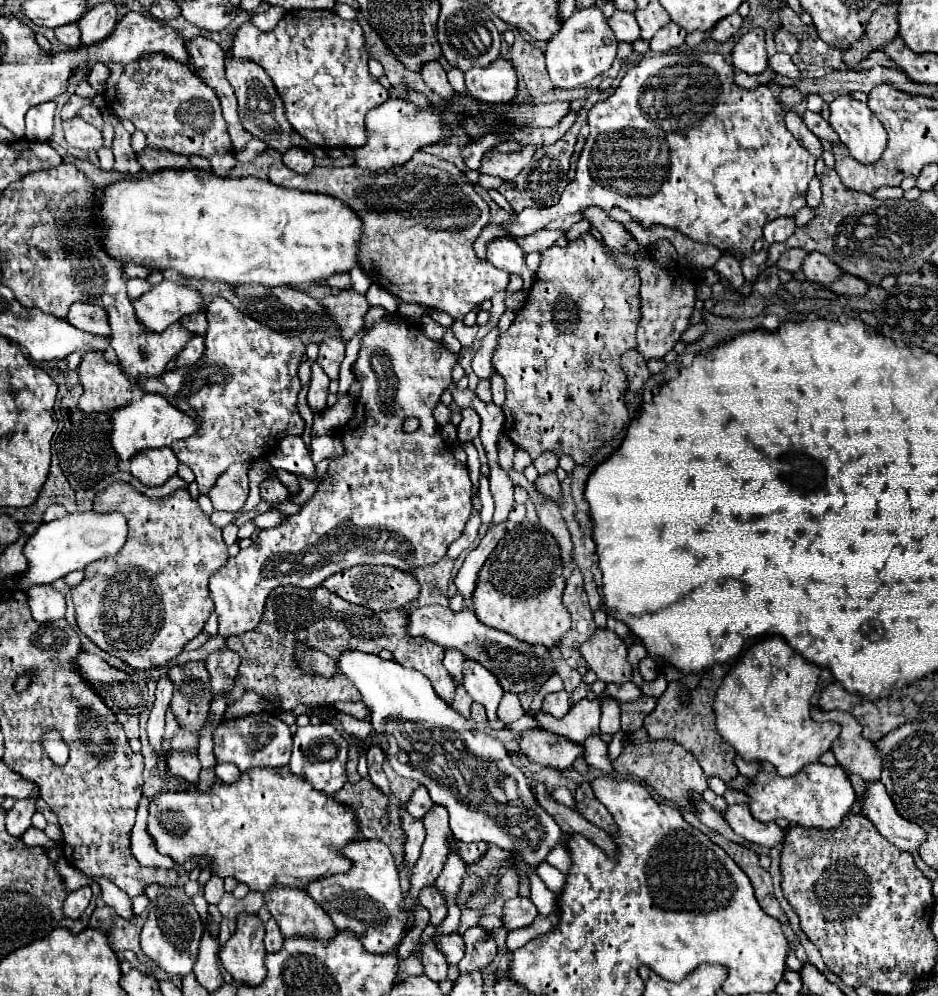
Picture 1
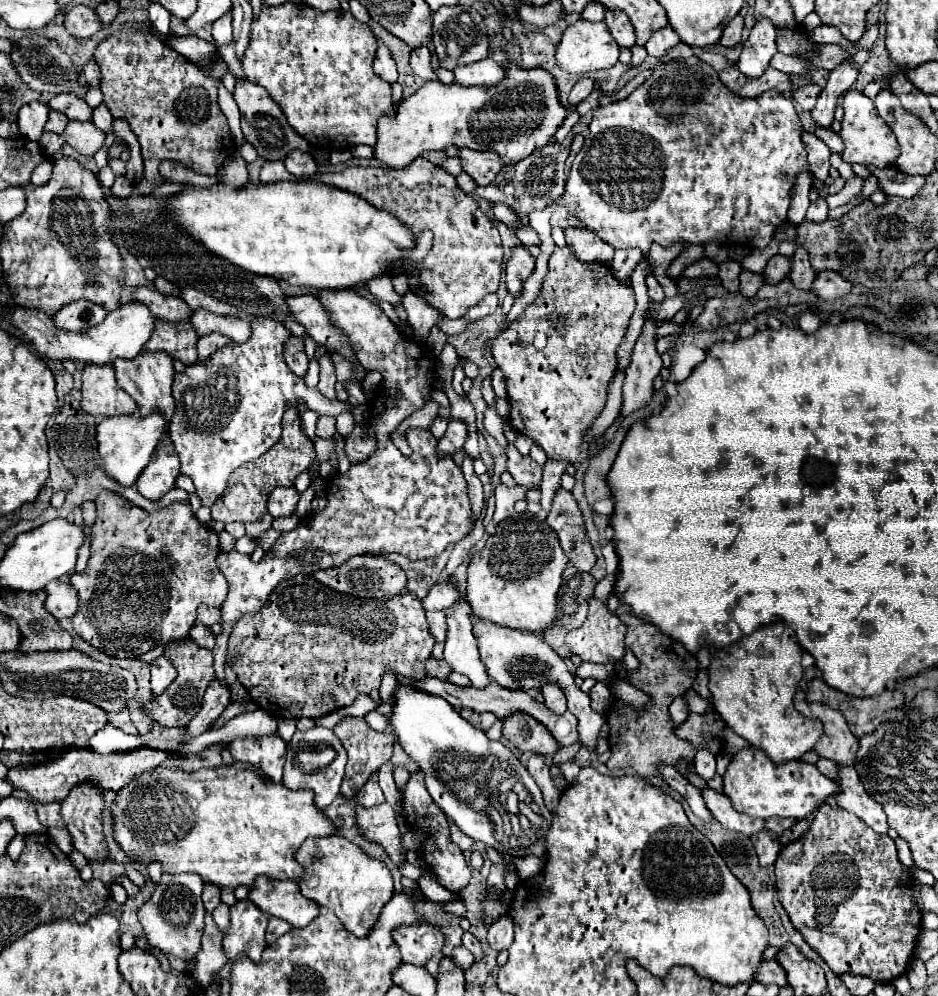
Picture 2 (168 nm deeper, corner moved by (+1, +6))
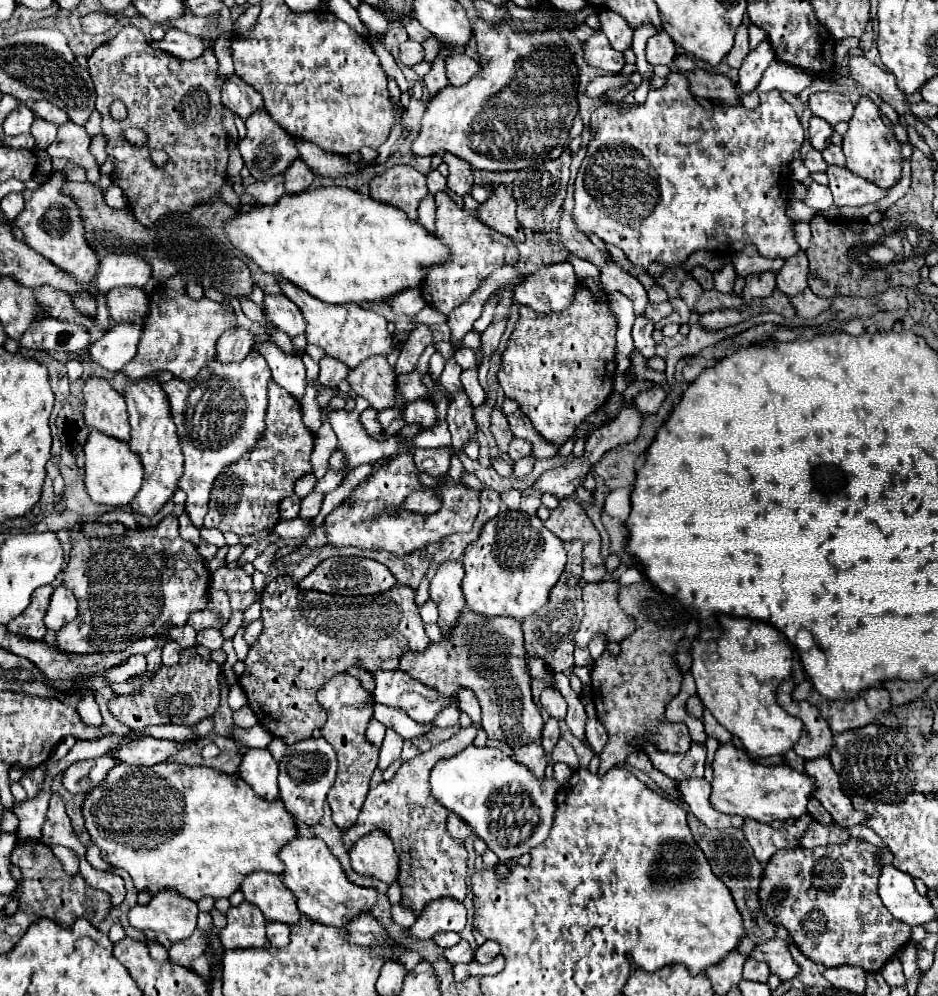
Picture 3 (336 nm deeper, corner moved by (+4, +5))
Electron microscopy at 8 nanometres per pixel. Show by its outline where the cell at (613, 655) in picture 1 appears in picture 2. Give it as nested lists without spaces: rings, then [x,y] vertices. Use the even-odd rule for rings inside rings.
[[[589,598],[587,618],[581,628],[567,634],[567,646],[585,662],[617,662],[625,654],[625,632],[627,626],[601,600]]]

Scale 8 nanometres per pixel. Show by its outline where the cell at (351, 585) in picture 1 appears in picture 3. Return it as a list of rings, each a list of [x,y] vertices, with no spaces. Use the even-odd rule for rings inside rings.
[[[330,557],[322,561],[302,583],[302,589],[318,589],[324,593],[336,595],[376,595],[396,585],[396,579],[390,575],[390,569],[378,561],[360,559],[360,557]]]

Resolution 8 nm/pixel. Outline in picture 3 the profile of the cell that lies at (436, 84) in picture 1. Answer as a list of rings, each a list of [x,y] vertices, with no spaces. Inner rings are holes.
[[[404,41],[400,43],[400,61],[406,67],[414,67],[416,63],[424,61],[424,49],[418,41]]]

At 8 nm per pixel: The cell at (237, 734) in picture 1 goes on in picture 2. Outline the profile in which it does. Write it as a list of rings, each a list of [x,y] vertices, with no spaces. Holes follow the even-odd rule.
[[[277,734],[259,740],[235,740],[233,744],[229,744],[229,752],[235,762],[249,764],[271,782],[281,782],[285,766],[285,748],[287,744]]]

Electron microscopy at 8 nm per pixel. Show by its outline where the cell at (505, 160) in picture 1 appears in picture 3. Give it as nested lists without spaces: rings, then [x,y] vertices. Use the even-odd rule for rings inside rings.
[[[444,153],[442,157],[448,165],[448,189],[456,195],[466,195],[470,193],[472,185],[474,185],[474,175],[472,175],[472,167],[470,163],[466,163],[464,159],[458,159],[456,155],[450,155],[450,153]]]

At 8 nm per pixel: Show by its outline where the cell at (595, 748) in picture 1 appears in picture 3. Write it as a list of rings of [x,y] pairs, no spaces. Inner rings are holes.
[[[526,655],[526,663],[528,663],[528,673],[530,673],[532,679],[540,679],[540,681],[544,681],[548,687],[554,689],[554,673],[552,673],[552,669],[546,665],[544,659],[540,659],[540,657],[528,657],[528,655]]]

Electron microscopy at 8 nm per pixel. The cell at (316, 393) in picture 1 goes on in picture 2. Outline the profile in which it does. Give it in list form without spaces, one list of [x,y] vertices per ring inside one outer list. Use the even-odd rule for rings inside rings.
[[[321,356],[319,358],[319,364],[321,364],[321,380],[317,384],[319,392],[325,396],[325,398],[331,398],[335,400],[337,394],[335,394],[335,382],[337,382],[337,376],[335,376],[335,366],[331,362],[329,356]]]

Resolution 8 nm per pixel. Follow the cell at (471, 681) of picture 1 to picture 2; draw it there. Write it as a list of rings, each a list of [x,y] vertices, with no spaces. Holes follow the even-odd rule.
[[[449,576],[447,582],[459,592],[459,598],[451,608],[445,610],[447,616],[447,640],[445,640],[445,662],[453,666],[455,672],[465,674],[471,680],[471,686],[481,688],[491,682],[487,668],[481,662],[477,640],[473,636],[473,622],[471,622],[471,608],[461,592],[459,580]]]

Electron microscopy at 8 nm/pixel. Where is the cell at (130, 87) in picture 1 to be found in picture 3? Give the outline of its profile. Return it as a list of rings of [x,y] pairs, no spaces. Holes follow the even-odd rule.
[[[126,25],[114,39],[102,43],[90,55],[88,67],[96,89],[96,109],[102,113],[102,133],[108,139],[106,151],[116,161],[112,181],[126,193],[134,217],[142,225],[150,227],[160,215],[166,215],[170,211],[190,211],[196,203],[218,199],[218,191],[226,181],[228,135],[222,127],[224,105],[220,101],[224,79],[218,75],[218,61],[214,57],[214,51],[204,49],[204,53],[192,61],[174,59],[174,55],[152,49],[140,29],[136,29],[134,25]],[[116,99],[120,99],[128,109],[128,117],[124,121],[114,121],[108,113],[110,103]],[[124,127],[144,129],[148,135],[148,149],[164,149],[168,153],[168,165],[154,167],[148,151],[134,151],[134,147],[122,135]]]

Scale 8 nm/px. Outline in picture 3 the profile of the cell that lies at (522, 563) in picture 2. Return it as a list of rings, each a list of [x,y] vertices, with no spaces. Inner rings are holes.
[[[506,511],[498,513],[482,527],[480,539],[468,545],[462,565],[466,571],[462,579],[462,591],[470,611],[486,617],[512,617],[516,621],[524,621],[528,615],[534,615],[548,603],[550,589],[556,585],[566,565],[566,547],[564,541],[550,533],[536,515],[528,515],[524,511]]]

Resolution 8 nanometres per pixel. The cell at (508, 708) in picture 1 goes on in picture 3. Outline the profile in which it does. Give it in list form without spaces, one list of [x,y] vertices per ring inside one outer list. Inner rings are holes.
[[[470,725],[466,729],[460,729],[454,737],[448,741],[438,743],[430,751],[402,763],[402,767],[396,771],[396,775],[390,781],[382,781],[378,787],[370,789],[362,811],[358,815],[358,821],[352,829],[344,833],[344,845],[350,849],[356,839],[370,833],[372,829],[384,829],[392,837],[398,857],[400,857],[400,875],[398,883],[402,887],[402,899],[406,905],[410,905],[416,913],[424,907],[426,901],[440,899],[440,897],[454,897],[458,901],[466,895],[466,849],[462,841],[452,839],[446,833],[446,817],[448,811],[438,805],[436,799],[430,795],[428,785],[428,773],[434,767],[434,763],[440,757],[450,757],[462,751],[464,747],[472,745],[480,725]]]

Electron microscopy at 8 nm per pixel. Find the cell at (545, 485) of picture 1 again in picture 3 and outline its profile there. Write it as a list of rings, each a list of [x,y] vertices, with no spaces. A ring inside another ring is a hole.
[[[560,499],[560,505],[550,513],[544,523],[562,541],[580,539],[584,543],[584,573],[586,581],[602,581],[606,575],[600,559],[600,535],[588,519],[582,505],[574,499]]]

